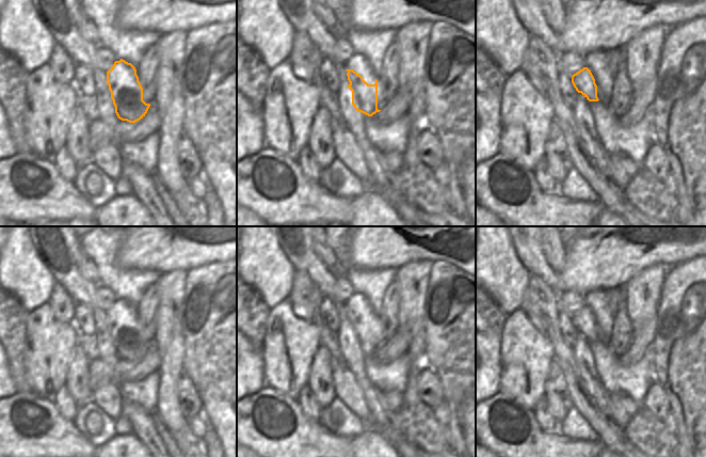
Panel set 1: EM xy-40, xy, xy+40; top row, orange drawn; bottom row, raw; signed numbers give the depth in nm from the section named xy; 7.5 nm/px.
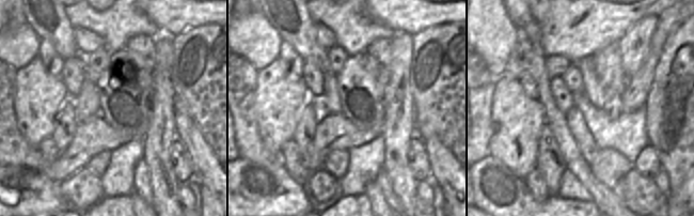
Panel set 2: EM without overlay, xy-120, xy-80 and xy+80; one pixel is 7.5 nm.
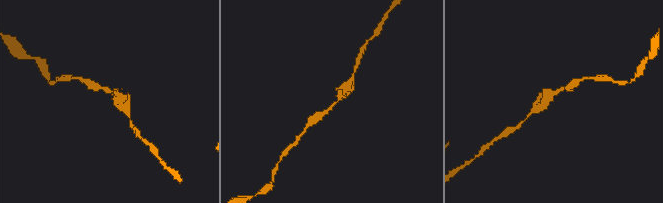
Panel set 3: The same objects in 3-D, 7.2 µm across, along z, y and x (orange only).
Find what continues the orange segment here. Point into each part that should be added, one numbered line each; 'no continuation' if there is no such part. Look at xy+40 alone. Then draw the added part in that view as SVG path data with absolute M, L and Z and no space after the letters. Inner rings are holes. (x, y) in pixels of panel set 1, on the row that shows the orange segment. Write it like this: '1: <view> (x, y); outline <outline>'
no continuation

